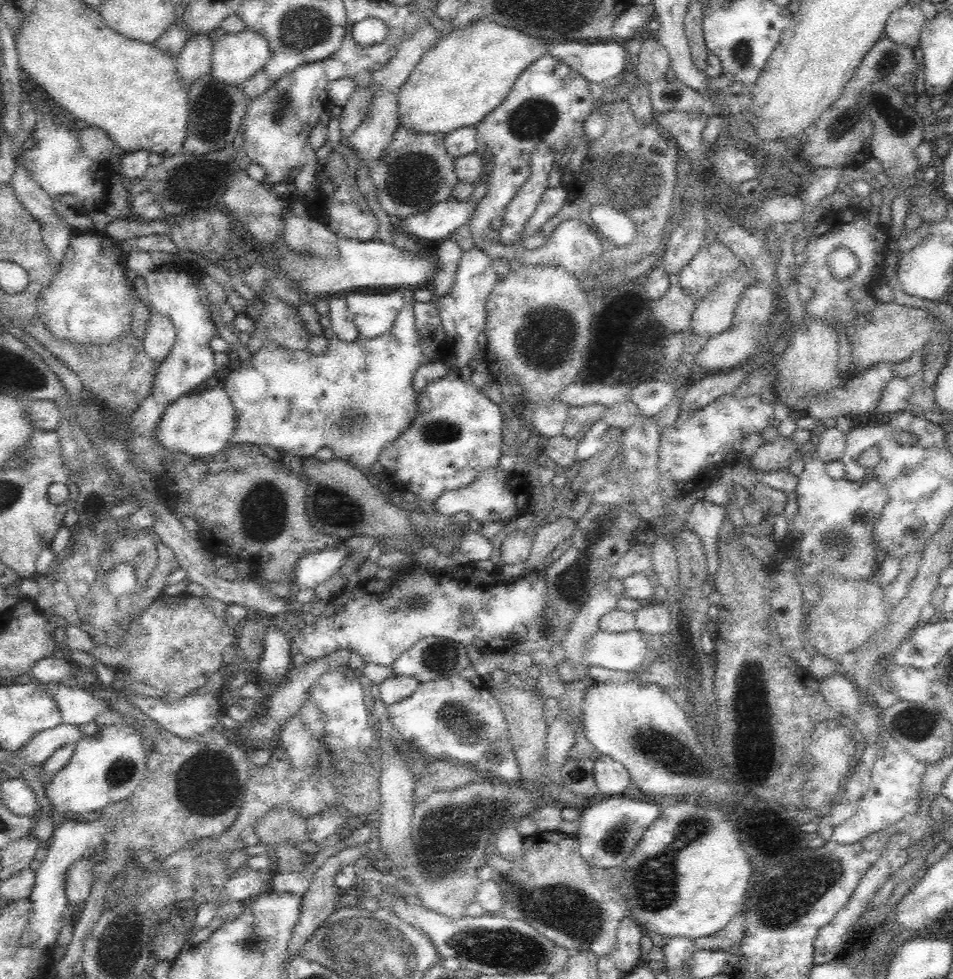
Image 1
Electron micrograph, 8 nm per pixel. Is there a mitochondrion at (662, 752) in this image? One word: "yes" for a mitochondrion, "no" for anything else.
yes

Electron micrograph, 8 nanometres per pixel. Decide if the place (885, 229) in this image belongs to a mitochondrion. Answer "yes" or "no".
no

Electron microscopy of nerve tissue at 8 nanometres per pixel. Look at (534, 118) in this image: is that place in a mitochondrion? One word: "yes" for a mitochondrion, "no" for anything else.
yes

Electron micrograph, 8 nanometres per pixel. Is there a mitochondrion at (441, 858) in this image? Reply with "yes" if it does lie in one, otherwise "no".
yes

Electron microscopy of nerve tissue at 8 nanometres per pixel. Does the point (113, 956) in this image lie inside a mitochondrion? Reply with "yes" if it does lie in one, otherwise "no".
yes

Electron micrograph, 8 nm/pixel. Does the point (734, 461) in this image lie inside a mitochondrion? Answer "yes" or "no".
no

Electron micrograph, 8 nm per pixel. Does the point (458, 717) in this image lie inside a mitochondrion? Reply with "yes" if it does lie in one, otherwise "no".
yes

